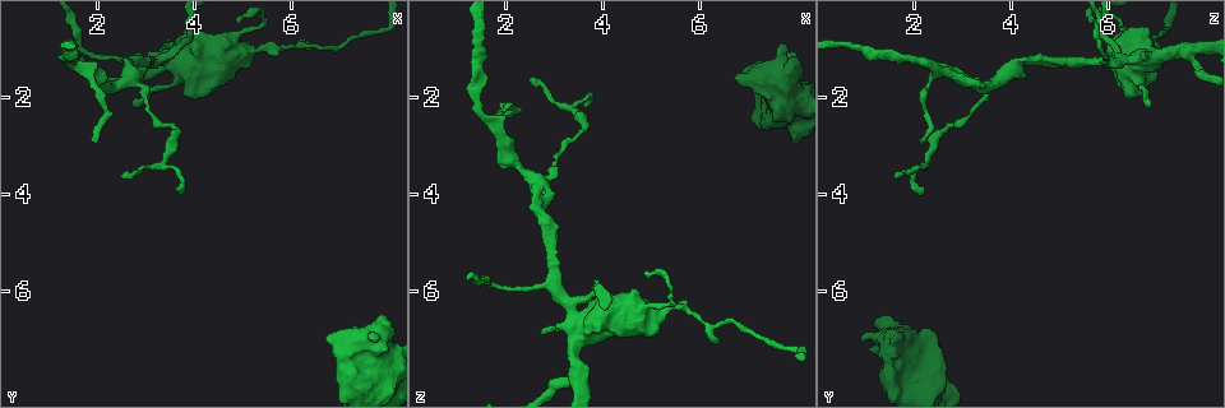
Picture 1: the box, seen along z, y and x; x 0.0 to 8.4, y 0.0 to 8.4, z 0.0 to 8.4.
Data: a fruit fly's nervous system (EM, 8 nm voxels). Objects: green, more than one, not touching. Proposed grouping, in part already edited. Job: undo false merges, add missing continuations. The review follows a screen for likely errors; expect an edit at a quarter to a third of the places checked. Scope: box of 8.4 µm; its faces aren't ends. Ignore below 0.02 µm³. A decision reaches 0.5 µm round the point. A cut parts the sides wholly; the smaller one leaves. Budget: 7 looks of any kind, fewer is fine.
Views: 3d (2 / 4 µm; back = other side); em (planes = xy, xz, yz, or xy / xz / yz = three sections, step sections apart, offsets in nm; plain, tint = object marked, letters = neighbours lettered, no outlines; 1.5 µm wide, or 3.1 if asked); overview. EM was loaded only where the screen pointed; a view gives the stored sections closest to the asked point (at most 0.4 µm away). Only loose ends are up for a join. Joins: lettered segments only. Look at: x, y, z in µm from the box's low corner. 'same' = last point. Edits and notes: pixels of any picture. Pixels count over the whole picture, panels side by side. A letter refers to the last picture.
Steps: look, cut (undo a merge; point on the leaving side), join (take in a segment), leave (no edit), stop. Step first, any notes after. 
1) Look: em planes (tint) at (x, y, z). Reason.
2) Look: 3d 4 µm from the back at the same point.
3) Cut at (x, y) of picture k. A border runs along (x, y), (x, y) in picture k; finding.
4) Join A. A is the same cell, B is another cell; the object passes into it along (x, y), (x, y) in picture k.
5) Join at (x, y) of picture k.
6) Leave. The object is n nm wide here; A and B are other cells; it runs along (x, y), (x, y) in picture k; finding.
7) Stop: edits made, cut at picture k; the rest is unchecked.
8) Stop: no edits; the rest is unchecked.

Look: em planes (tint) at (1.50, 0.90, 0.55). Thin neck.

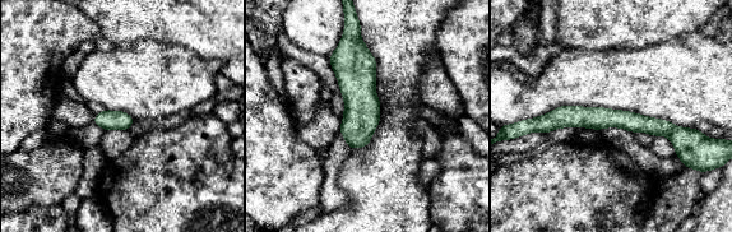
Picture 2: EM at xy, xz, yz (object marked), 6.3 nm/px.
Look: em planes (letters) at the same point. What lies round it.

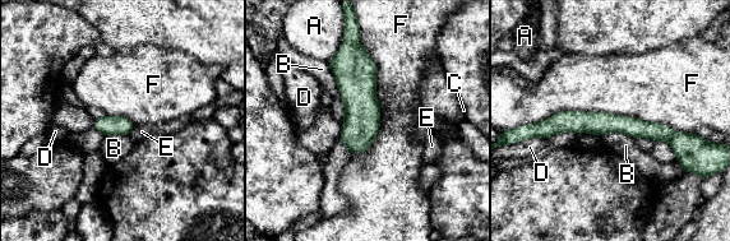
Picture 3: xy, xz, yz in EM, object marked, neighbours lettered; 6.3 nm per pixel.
Leave. A, B, C, D, E and F are other cells; a border runs along (525, 124), (603, 111), (696, 133) in picture 3; continuous, no second neuron.

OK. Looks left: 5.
Look: em xy step 8 (tint) at (6.65, 6.95, 1.60). Thick end.

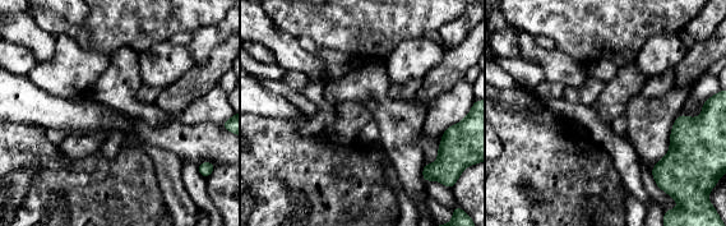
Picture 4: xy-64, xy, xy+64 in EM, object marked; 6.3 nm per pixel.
Look: em xz step 4 (letters) at the same point. Another direction.

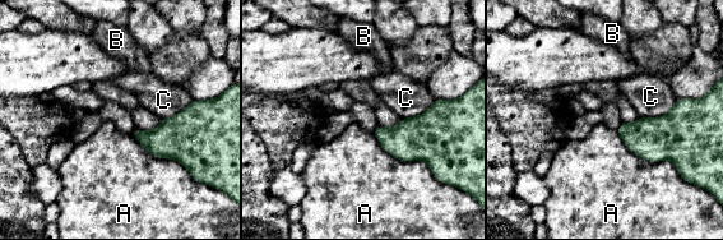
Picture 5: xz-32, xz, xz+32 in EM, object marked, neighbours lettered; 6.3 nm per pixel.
Leave. A, B and C are other cells; a border runs along (616, 130), (682, 179) in picture 5; no lettered segment goes on from it.

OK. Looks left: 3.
Look: em planes (letters) at (3.60, 3.85, 2.20). Branch stops here.

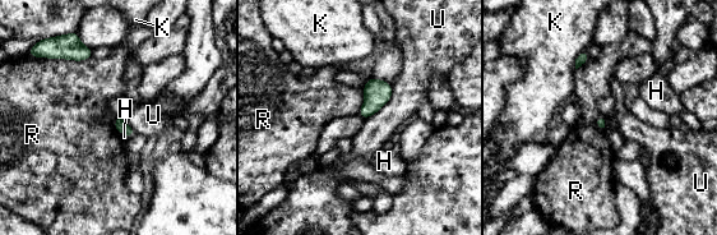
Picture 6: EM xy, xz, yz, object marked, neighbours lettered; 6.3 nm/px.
Leave. H, K, R and U are other cells; a border runs along (49, 56), (69, 60), (91, 58) in picture 6; none of them fits.

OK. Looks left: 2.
Stop: no edits; the rest is unchecked.

